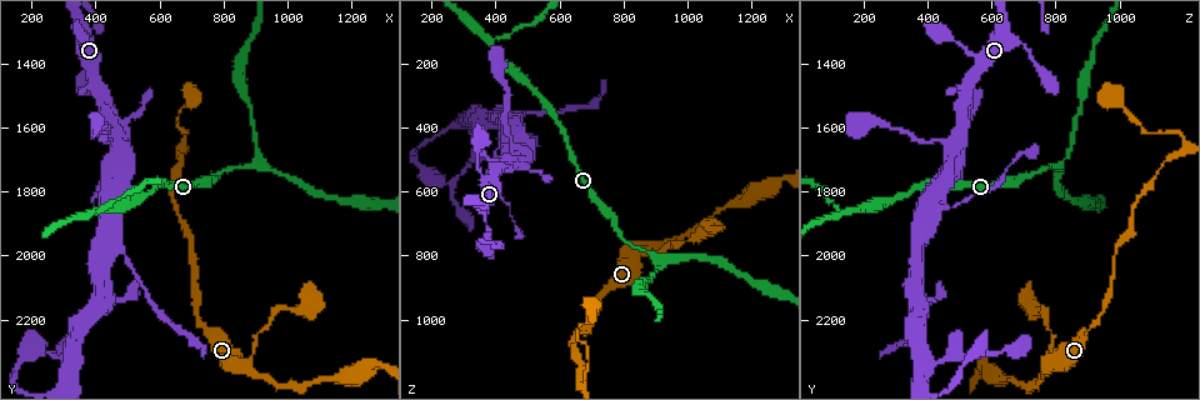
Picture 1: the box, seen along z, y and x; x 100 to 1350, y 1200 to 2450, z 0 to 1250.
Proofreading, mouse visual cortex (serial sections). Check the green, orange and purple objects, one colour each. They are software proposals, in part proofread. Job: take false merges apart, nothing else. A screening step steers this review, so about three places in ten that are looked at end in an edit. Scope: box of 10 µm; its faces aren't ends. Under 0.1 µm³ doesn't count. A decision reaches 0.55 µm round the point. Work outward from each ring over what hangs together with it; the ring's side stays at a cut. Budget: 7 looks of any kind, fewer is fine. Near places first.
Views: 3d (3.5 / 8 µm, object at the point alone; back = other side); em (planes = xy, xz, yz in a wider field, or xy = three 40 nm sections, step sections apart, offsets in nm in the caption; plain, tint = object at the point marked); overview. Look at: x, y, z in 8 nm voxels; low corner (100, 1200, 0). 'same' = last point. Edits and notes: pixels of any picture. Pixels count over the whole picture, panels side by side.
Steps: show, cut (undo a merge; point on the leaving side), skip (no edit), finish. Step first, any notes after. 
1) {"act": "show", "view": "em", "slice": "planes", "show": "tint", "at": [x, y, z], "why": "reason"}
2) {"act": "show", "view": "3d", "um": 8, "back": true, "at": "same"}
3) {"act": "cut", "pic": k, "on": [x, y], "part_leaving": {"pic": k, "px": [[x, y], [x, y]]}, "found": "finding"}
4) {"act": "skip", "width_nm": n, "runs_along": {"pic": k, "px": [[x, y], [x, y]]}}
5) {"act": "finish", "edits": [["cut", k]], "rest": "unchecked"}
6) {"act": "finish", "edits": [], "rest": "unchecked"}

{"act": "show", "view": "3d", "um": 3.5, "at": [880, 2360, 780]}

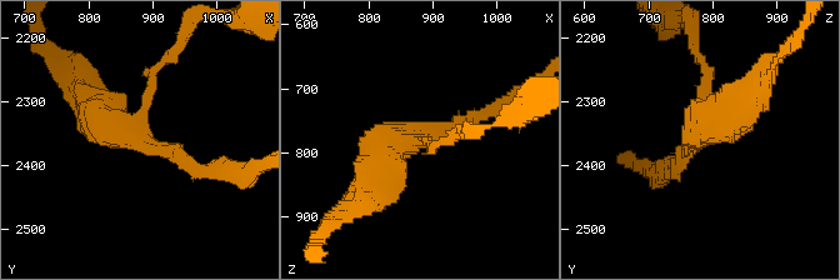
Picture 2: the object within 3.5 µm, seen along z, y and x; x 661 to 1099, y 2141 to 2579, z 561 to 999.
{"act": "show", "view": "em", "slice": "planes", "show": "tint", "at": [880, 2355, 785], "arms": 3, "arm_widths_nm": [150, 200, 500]}

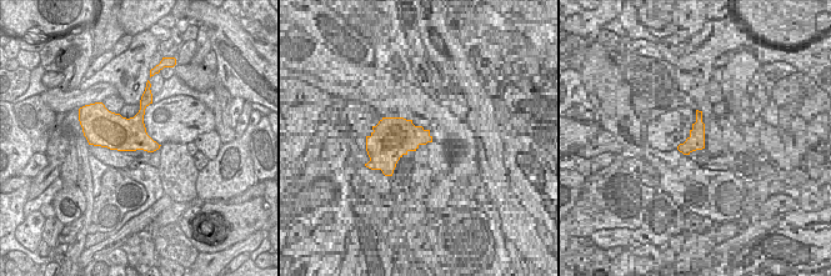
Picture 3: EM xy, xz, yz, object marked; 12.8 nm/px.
{"act": "skip", "runs_along": {"pic": 2, "px": [[364, 189], [399, 141], [486, 113]]}, "found": "one cell here"}

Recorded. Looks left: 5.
{"act": "show", "view": "3d", "um": 3.5, "at": [320, 2340, 380], "why": "abrupt turn"}

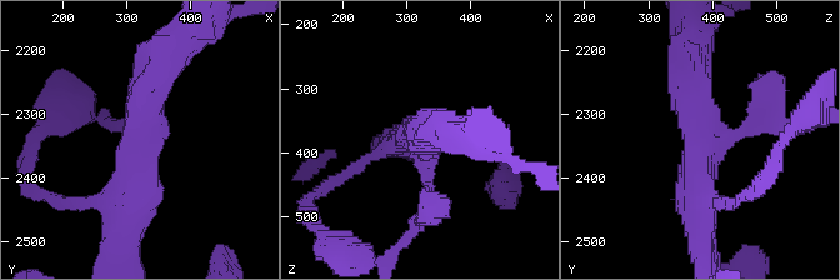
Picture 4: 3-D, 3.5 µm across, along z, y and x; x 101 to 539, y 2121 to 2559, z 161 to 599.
{"act": "show", "view": "em", "slice": "xy", "step": 3, "show": "tint", "at": [325, 2330, 380], "arms": 3, "arm_widths_nm": [150, 450, 450], "why": "need the tissue"}

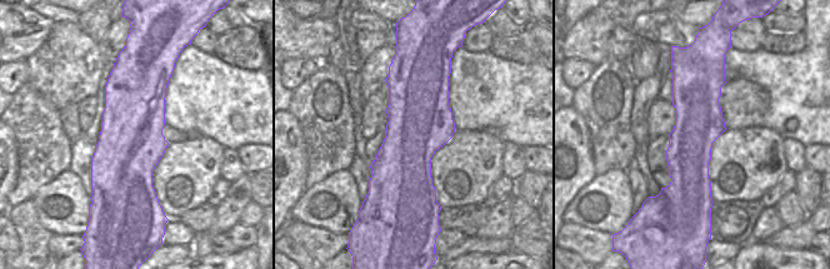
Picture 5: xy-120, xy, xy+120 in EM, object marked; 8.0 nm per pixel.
{"act": "skip", "runs_along": {"pic": 4, "px": [[691, 56], [701, 134], [778, 119]]}, "found": "continuous, no second cell"}

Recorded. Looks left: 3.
{"act": "show", "view": "3d", "um": 3.5, "at": [380, 1860, 150], "why": "three-way junction"}

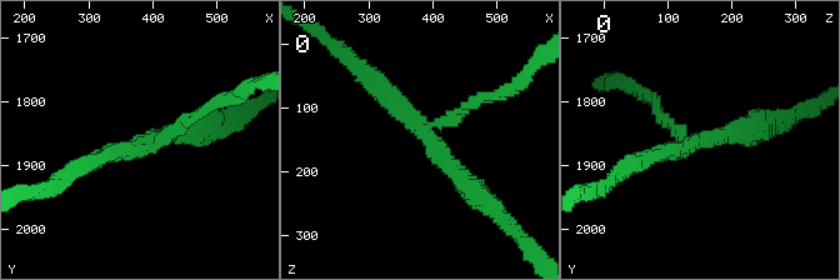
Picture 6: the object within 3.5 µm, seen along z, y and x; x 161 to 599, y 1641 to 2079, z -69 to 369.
{"act": "show", "view": "em", "slice": "planes", "show": "plain", "at": [395, 1860, 145]}

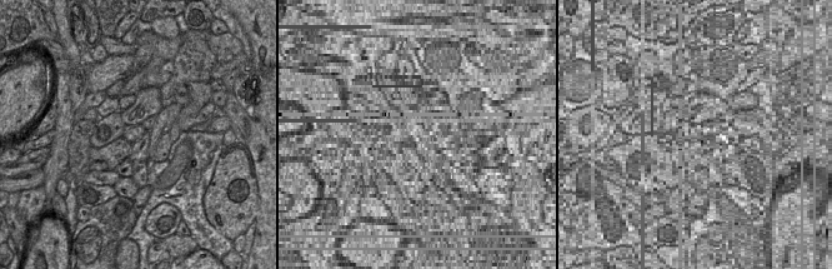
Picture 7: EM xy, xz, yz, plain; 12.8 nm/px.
{"act": "show", "view": "em", "slice": "planes", "show": "tint", "at": "same"}

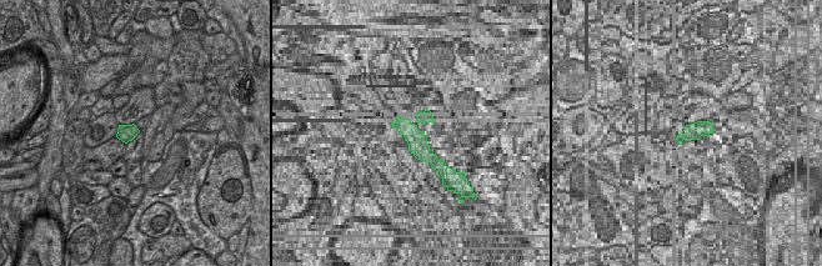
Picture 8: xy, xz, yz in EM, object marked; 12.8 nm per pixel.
{"act": "cut", "pic": 6, "on": [661, 120], "part_leaving": {"pic": 6, "px": [[681, 138], [656, 103], [634, 88]]}, "found": "two cells meet here"}

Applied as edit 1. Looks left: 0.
{"act": "finish", "edits": [["cut", 6]], "rest": "unchecked"}

